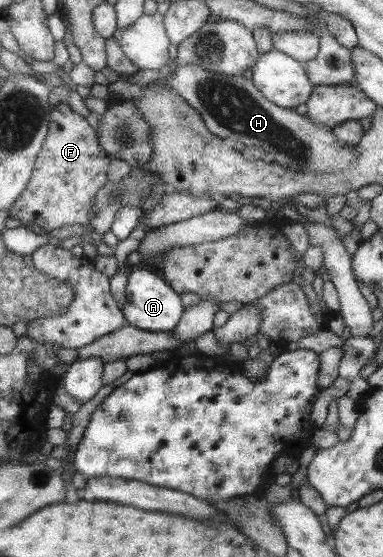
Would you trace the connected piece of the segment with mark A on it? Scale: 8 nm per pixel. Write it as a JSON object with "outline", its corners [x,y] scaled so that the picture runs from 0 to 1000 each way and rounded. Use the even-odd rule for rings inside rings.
{"outline":[[[358,483],[345,487],[332,499],[326,517],[326,546],[321,562],[334,573],[334,582],[386,596],[439,596],[457,589],[475,575],[483,553],[470,546],[470,531],[452,522],[423,499],[386,485]]]}

